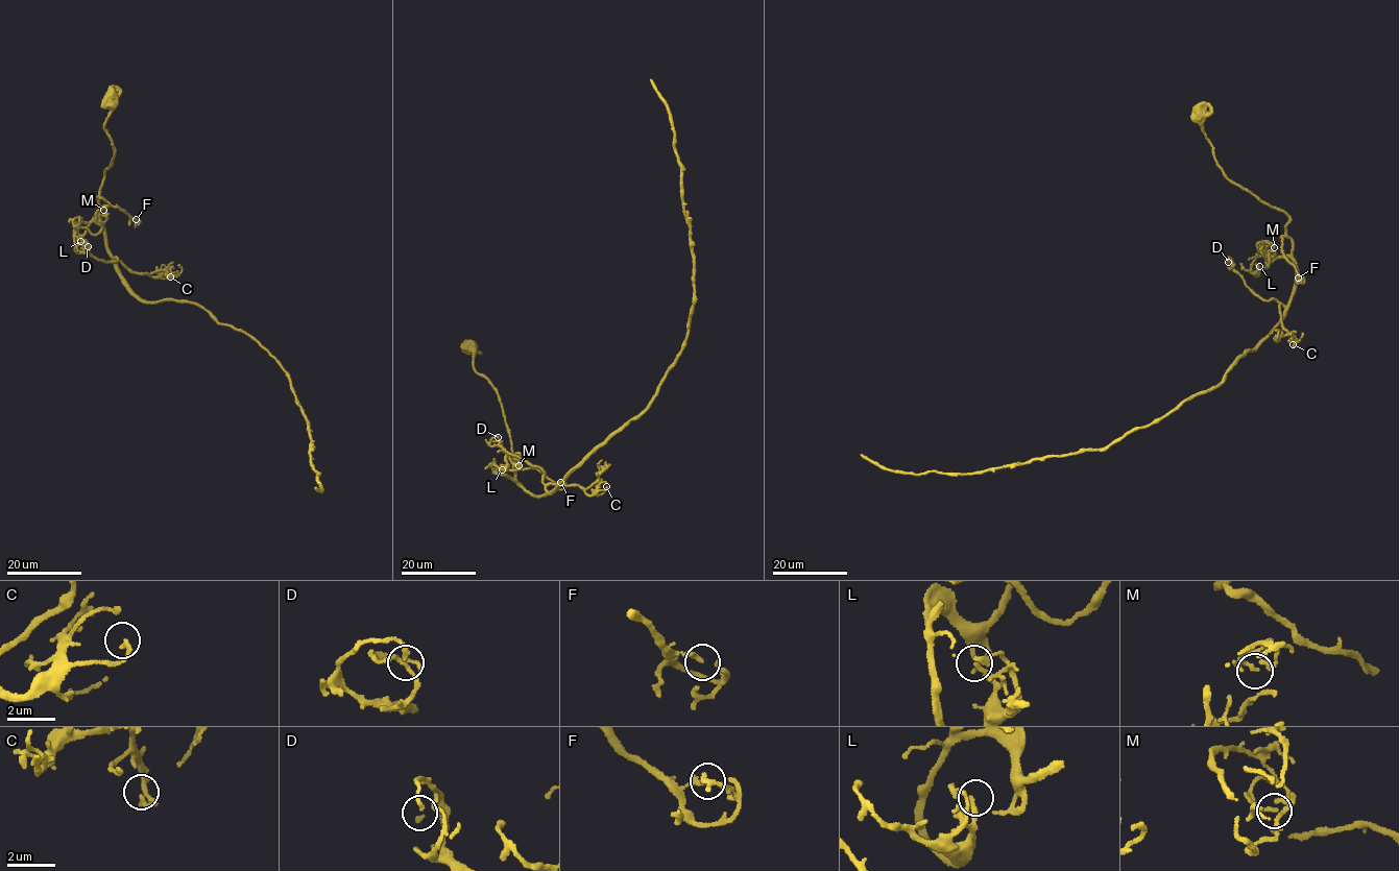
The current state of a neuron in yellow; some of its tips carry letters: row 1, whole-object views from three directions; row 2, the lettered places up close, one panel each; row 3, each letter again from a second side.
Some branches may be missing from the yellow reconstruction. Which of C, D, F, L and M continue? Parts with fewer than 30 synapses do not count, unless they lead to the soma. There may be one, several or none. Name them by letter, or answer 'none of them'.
none of them

